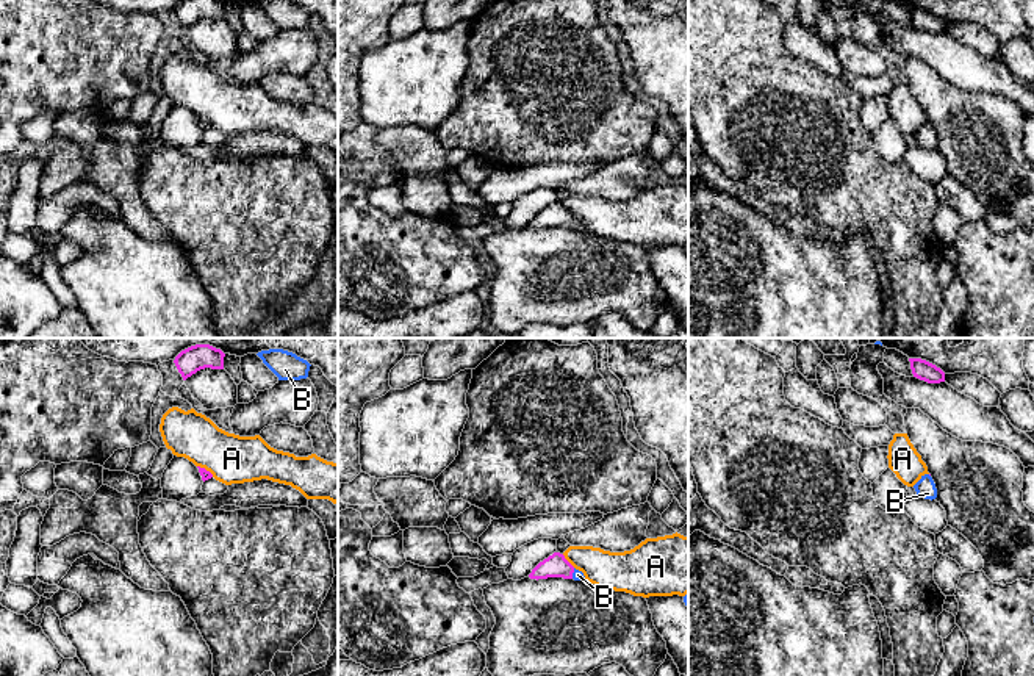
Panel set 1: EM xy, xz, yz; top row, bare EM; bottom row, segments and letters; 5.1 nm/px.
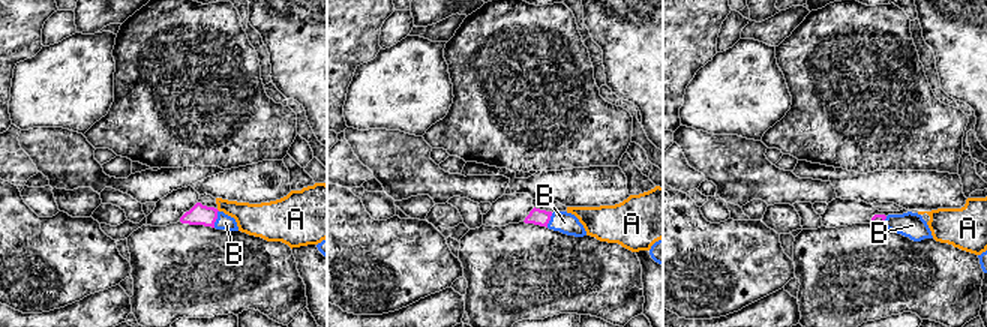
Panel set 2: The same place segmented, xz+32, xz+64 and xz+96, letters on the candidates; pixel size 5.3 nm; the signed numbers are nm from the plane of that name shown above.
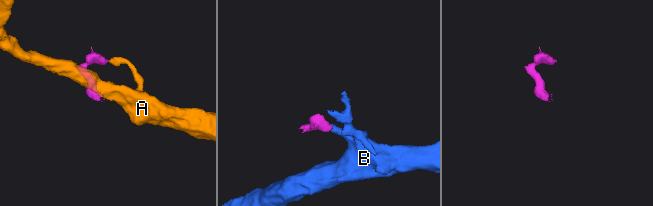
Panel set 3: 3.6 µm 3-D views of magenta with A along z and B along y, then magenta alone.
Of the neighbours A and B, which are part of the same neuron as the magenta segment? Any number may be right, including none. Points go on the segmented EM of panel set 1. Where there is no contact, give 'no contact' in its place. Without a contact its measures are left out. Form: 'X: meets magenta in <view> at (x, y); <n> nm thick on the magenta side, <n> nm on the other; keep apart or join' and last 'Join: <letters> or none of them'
A: meets magenta in xz at (567, 560); 120 nm thick on the magenta side, 190 nm on the other; keep apart
B: meets magenta in xz at (573, 571); 120 nm thick on the magenta side, 50 nm on the other; join
Join: B

